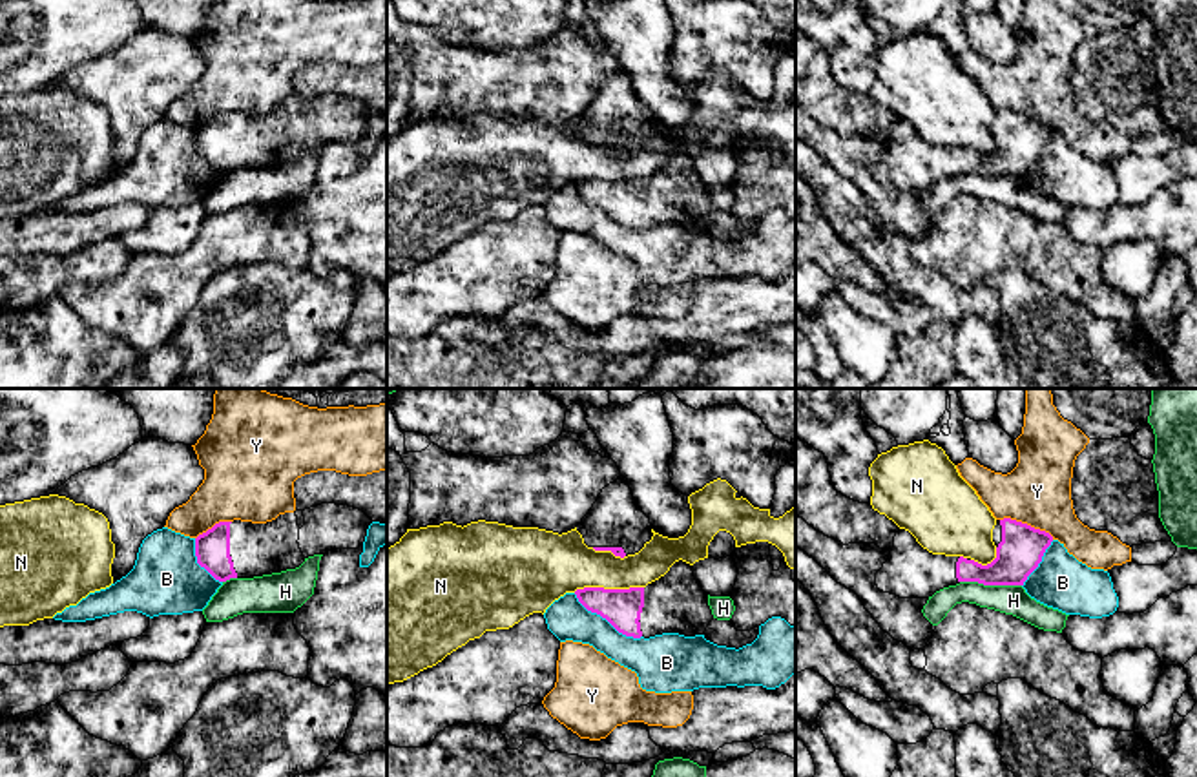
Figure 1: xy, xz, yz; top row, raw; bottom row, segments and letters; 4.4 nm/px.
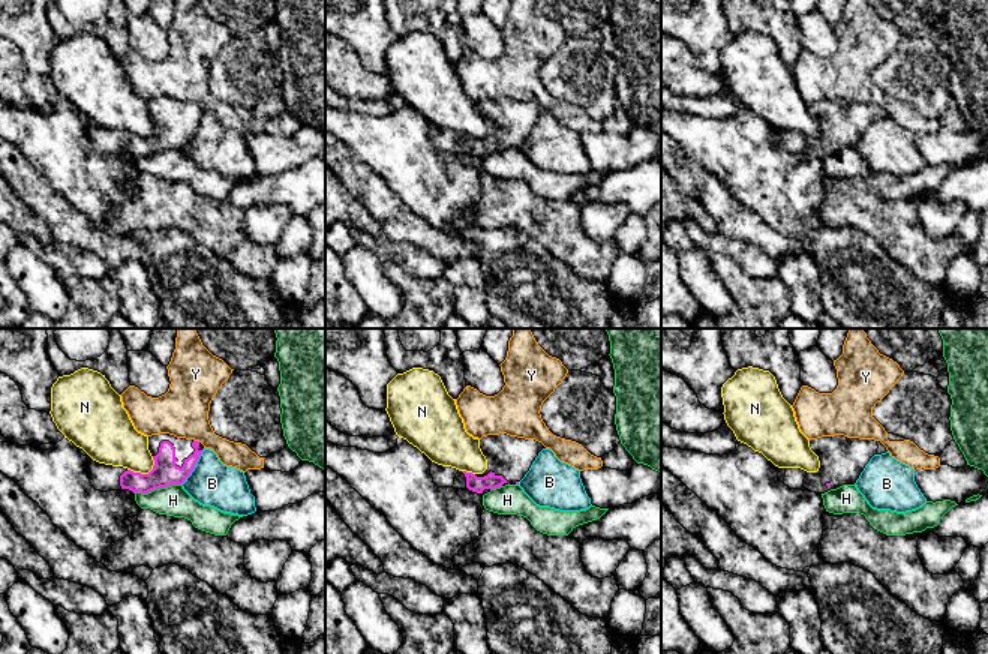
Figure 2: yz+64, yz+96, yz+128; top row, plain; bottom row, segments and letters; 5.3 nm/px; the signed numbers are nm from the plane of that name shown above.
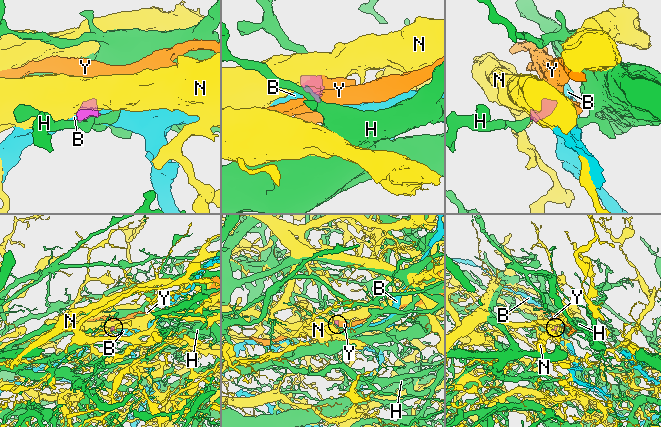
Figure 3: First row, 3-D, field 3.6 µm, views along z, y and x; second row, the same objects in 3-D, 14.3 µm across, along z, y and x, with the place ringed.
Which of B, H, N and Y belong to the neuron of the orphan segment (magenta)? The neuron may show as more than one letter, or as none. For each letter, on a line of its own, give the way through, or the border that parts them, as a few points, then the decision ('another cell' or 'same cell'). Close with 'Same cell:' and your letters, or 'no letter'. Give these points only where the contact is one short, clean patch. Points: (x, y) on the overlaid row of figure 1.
B: border along xz (573, 593), (588, 610), (604, 617), (619, 631), (641, 637); another cell
H: border along yz (960, 580), (1020, 586); another cell
N: border along xz (643, 586), (577, 588), (573, 591); another cell
Y: border along yz (1000, 518), (1026, 522), (1044, 529), (1053, 538); another cell
Same cell: no letter

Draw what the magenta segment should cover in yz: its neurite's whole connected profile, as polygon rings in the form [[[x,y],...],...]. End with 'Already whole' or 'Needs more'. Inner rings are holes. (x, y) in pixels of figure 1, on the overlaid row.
[[[1004,518],[993,529],[996,558],[982,565],[963,556],[932,554],[916,538],[900,529],[894,547],[876,573],[876,585],[900,598],[929,598],[936,591],[960,582],[984,585],[1024,585],[1038,567],[1053,536],[1027,523]]]. Needs more

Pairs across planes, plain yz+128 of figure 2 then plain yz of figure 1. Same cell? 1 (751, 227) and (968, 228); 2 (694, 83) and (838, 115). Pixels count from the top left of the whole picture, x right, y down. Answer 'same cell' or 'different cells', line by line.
1: different cells
2: same cell

